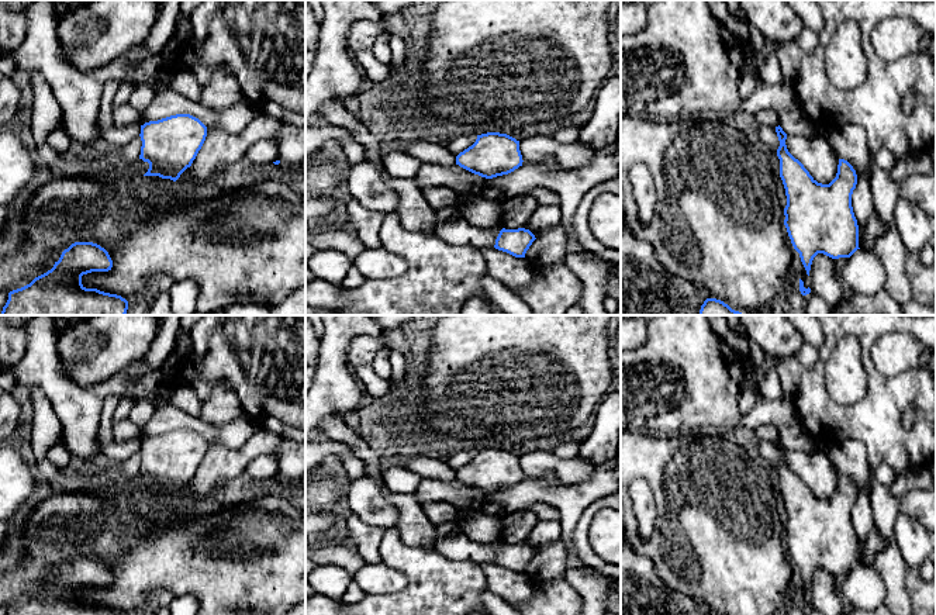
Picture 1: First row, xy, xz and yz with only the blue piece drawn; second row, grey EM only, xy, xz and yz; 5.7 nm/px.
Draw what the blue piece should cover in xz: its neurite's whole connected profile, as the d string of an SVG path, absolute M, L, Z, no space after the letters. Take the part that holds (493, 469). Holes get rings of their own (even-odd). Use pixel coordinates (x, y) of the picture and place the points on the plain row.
M500 448L477 450L476 457L456 471L456 480L486 494L508 490L522 477L519 456Z

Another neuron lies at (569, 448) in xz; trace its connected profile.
M567 436L563 438L560 443L553 448L552 453L560 459L573 459L577 457L578 450L580 442Z

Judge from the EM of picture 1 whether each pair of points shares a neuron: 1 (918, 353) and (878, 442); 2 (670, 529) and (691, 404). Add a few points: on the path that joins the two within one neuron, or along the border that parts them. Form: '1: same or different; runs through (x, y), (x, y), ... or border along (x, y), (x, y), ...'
1: different; border along (921, 366), (891, 376), (878, 372)
2: different; border along (643, 432), (655, 435), (677, 434)

